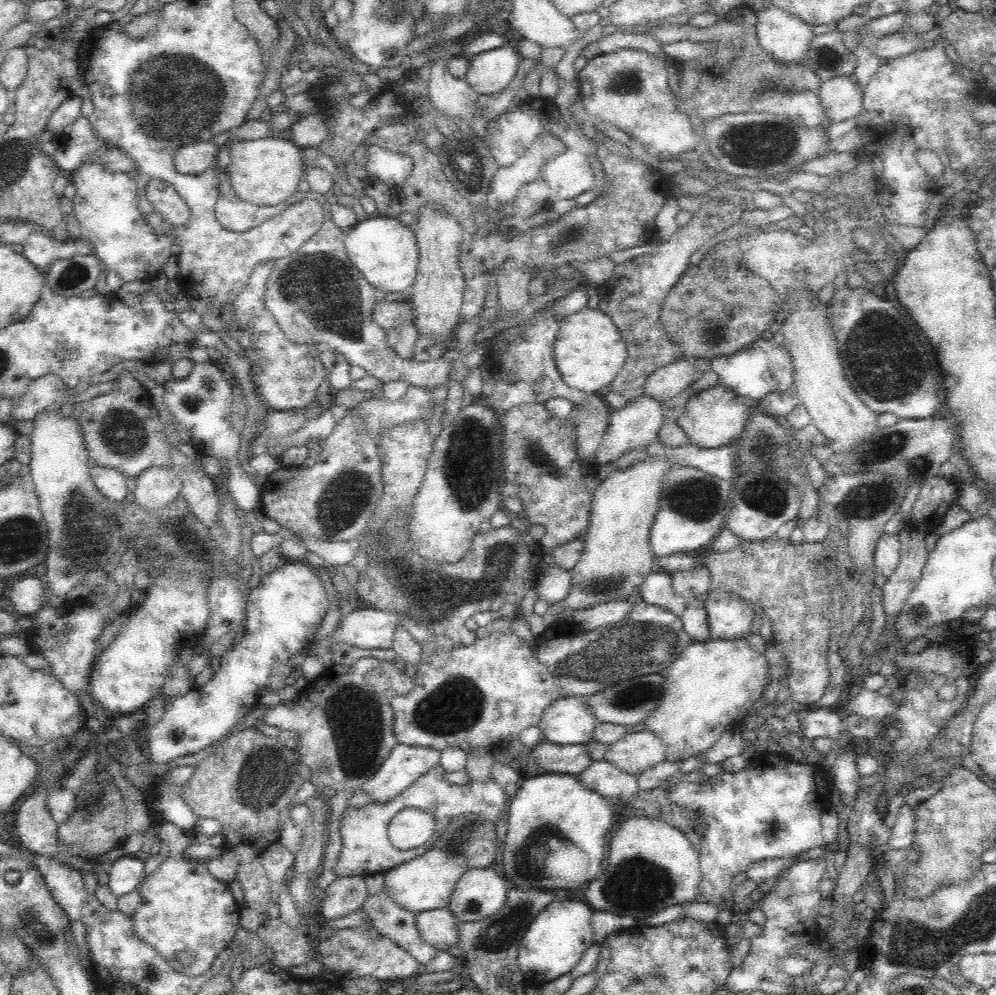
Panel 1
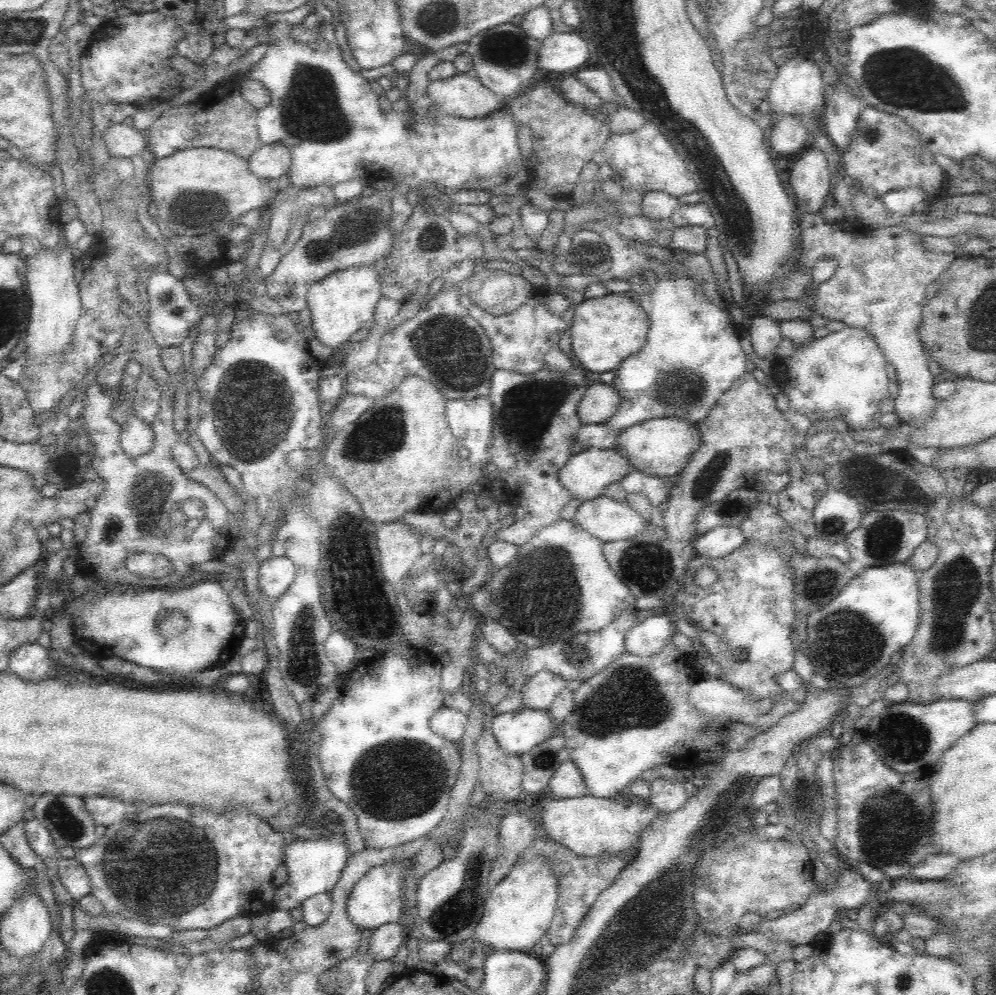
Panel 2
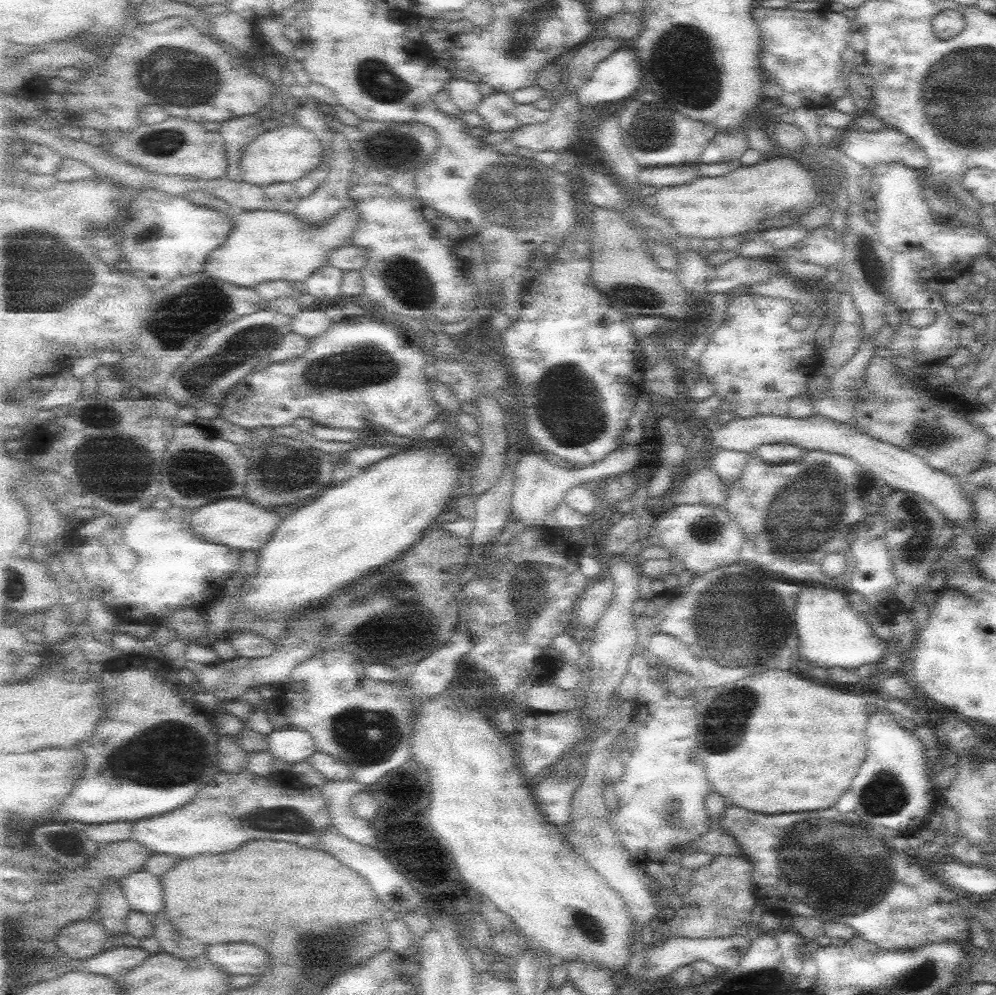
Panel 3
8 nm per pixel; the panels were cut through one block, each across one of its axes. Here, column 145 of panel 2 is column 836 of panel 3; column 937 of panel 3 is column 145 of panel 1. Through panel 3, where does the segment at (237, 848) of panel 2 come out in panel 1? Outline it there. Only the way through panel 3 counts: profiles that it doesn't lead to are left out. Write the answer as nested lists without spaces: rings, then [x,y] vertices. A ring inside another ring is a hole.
[[[178,850],[170,854],[170,858],[162,861],[161,865],[138,883],[141,897],[140,906],[134,912],[132,918],[133,931],[141,940],[156,950],[160,957],[168,961],[168,965],[174,971],[185,976],[197,977],[211,968],[216,956],[228,948],[235,941],[236,932],[241,928],[240,904],[234,899],[228,882],[216,880],[208,871],[208,863],[199,859],[196,862],[188,862],[180,858]],[[181,951],[192,951],[196,954],[196,961],[188,967],[184,967],[177,960],[177,954]]]

